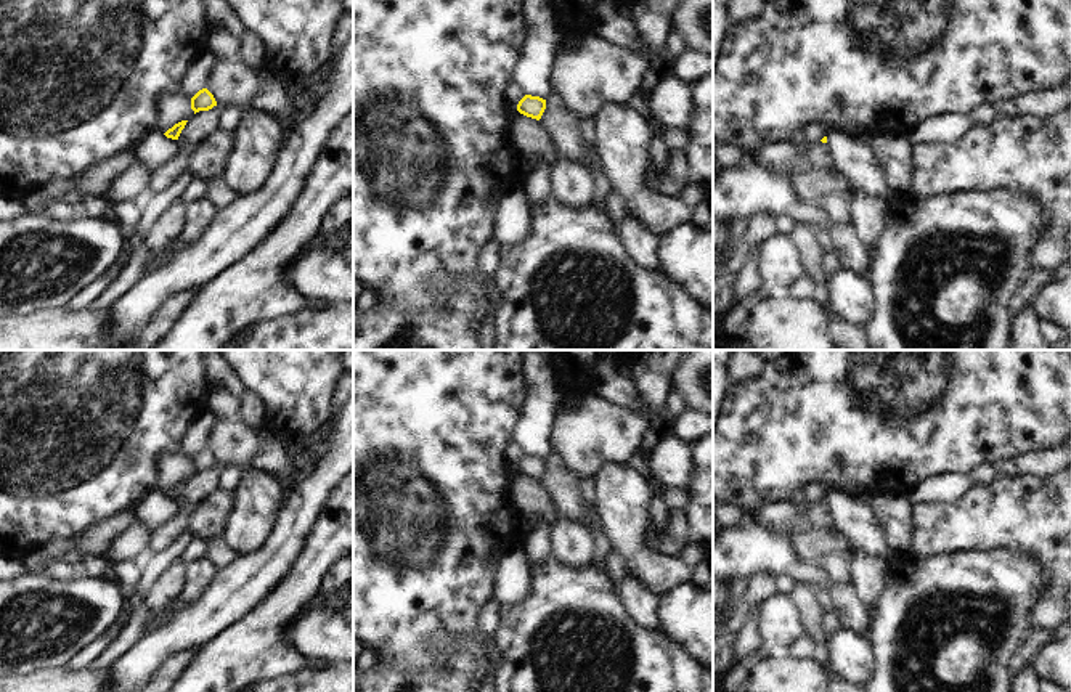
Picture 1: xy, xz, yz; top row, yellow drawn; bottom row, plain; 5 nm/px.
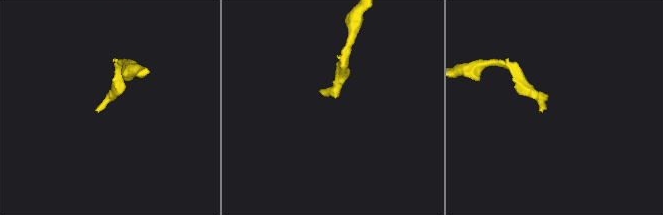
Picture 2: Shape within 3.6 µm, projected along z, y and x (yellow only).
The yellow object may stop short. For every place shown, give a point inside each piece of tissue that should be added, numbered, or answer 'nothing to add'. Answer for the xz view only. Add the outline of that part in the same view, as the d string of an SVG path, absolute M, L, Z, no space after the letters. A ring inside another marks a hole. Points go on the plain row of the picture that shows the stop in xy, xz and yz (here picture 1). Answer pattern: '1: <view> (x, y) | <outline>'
nothing to add

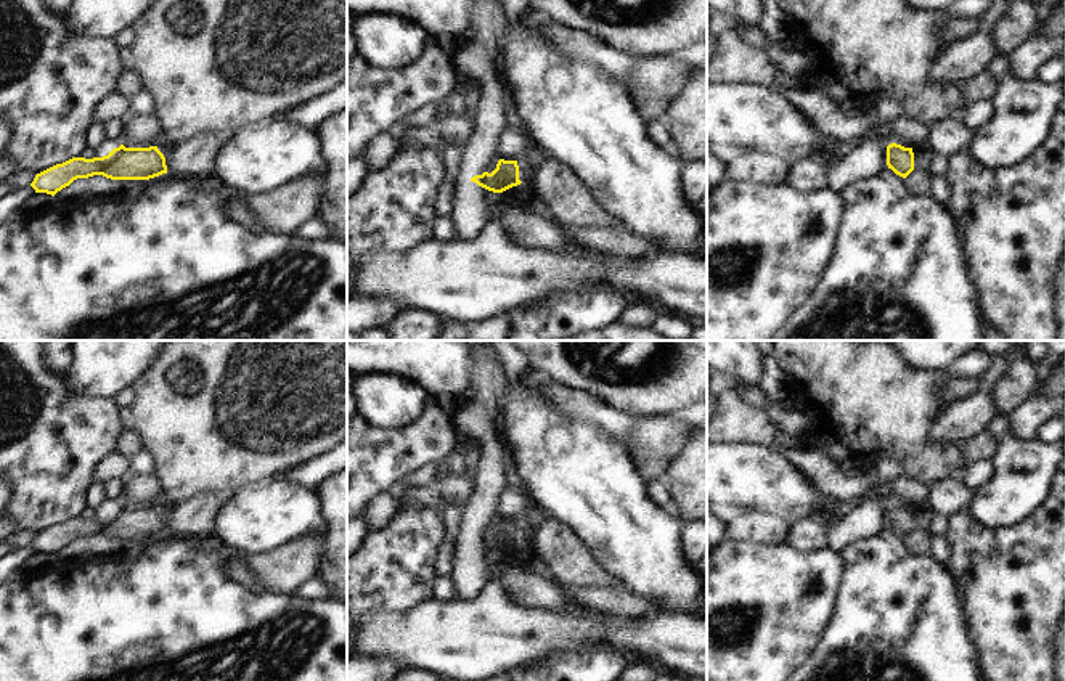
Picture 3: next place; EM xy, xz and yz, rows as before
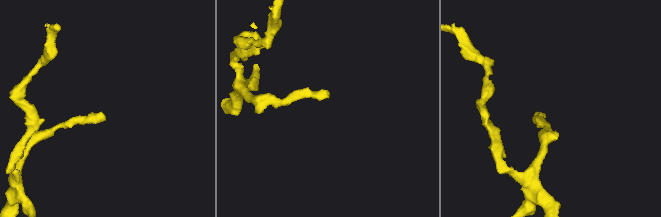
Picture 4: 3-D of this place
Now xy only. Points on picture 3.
1: xy (193, 517) | M201 493L165 514L167 533L206 540L212 536L212 519L230 495Z

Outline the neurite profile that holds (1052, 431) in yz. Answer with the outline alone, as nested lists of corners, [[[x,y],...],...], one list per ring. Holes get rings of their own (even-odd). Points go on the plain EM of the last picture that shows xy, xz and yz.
[[[1059,411],[1039,430],[1038,440],[1044,443],[1059,443],[1065,438],[1065,418]]]

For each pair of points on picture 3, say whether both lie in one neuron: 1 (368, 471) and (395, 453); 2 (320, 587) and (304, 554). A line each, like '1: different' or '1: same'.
1: same
2: different

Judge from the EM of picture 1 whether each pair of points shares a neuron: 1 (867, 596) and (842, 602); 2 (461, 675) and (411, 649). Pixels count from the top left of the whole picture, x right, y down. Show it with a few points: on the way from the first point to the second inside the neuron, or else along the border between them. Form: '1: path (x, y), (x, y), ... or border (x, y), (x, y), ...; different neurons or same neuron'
1: border (850, 582), (856, 596), (869, 610); different neurons
2: border (464, 635), (448, 651), (448, 659), (424, 675); different neurons

